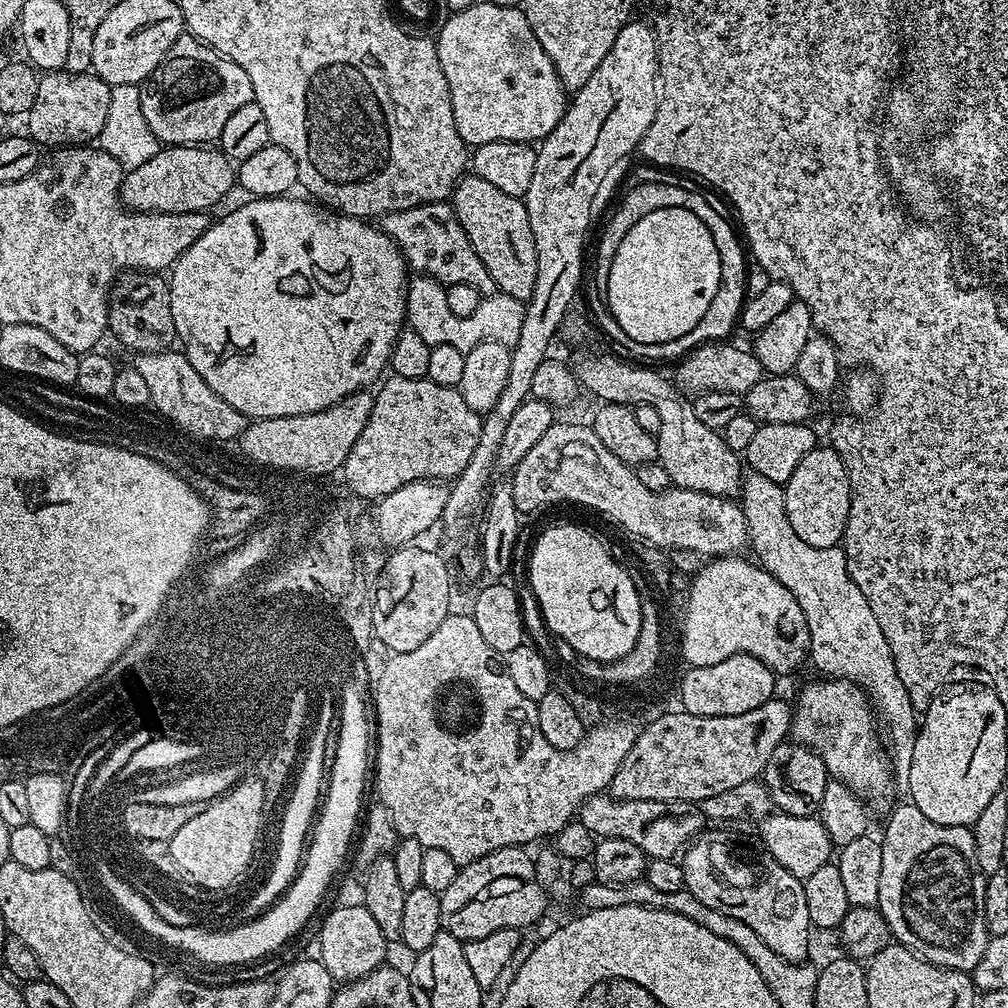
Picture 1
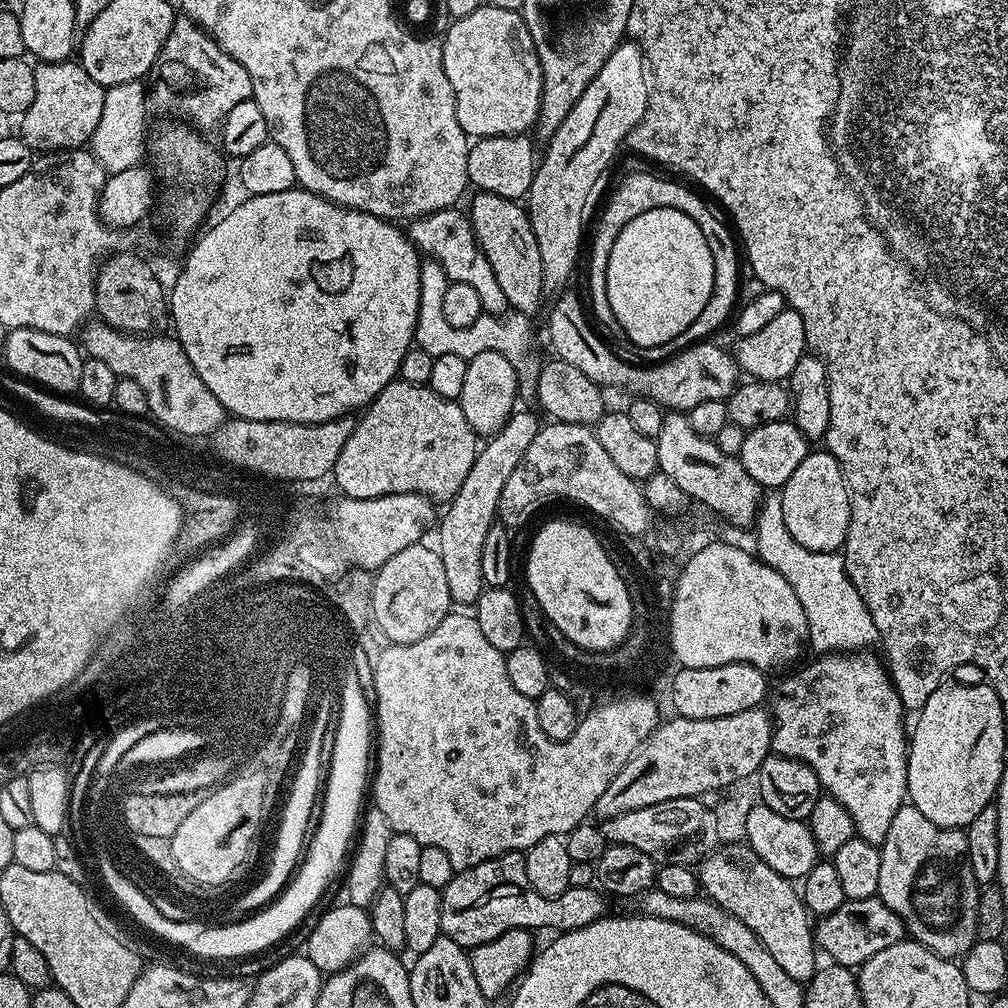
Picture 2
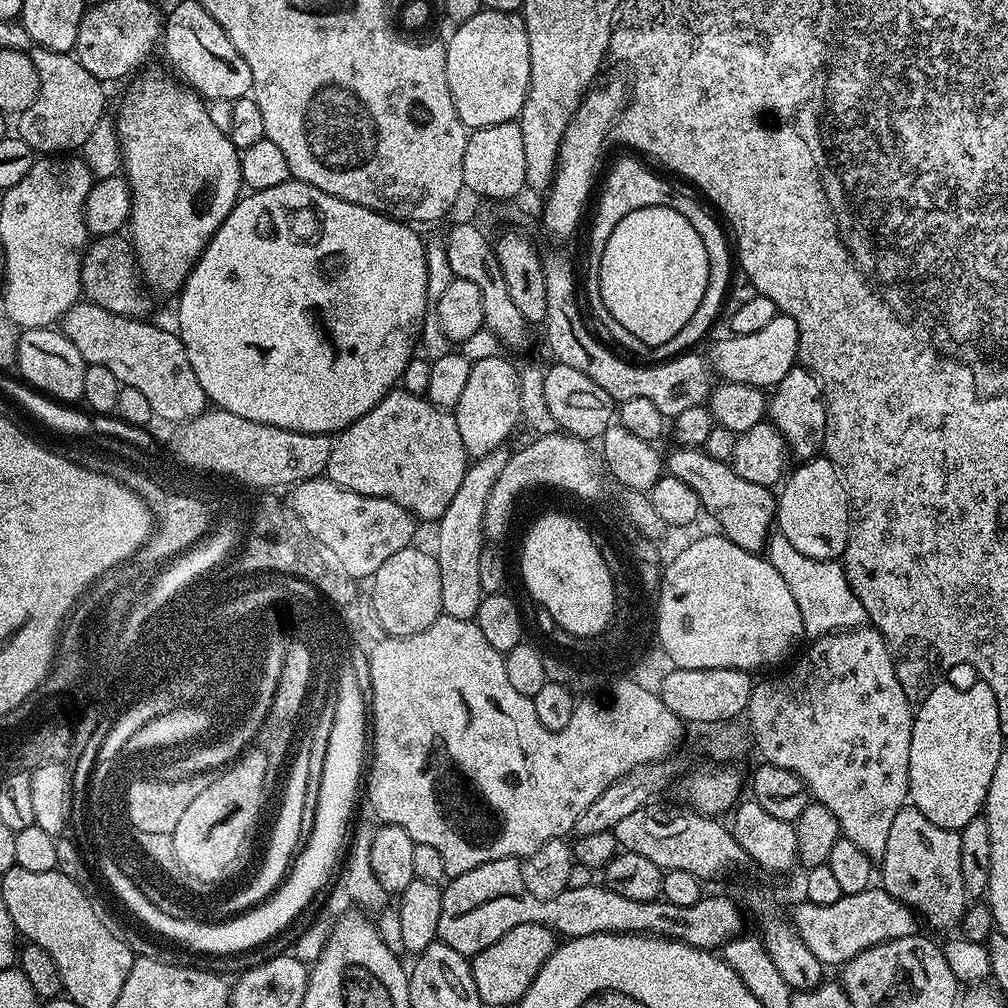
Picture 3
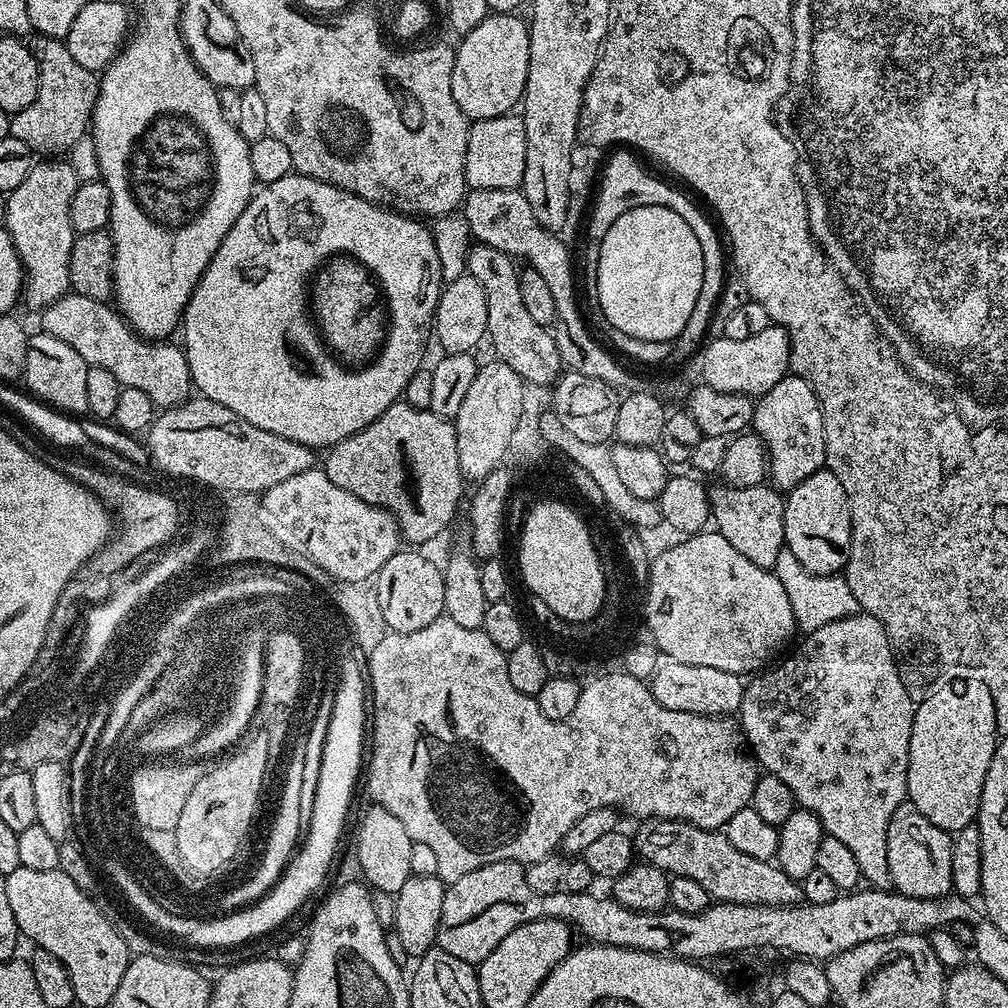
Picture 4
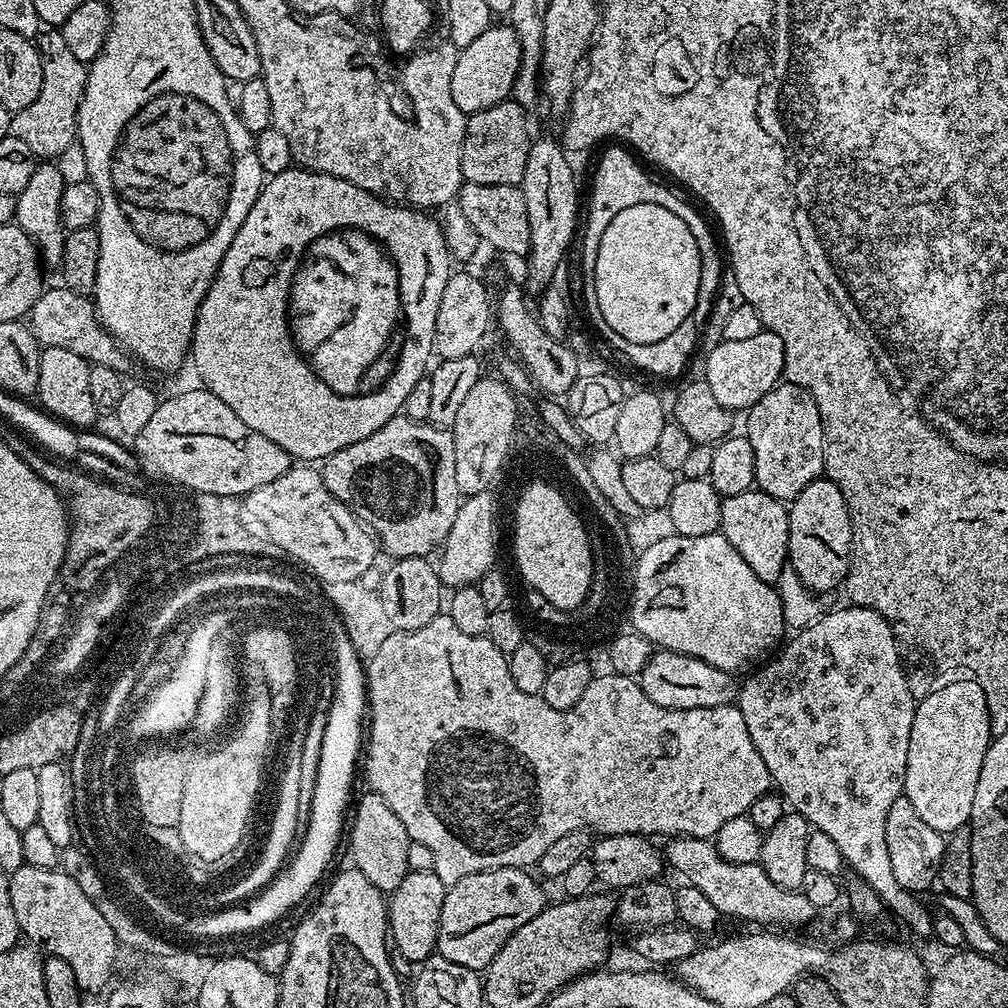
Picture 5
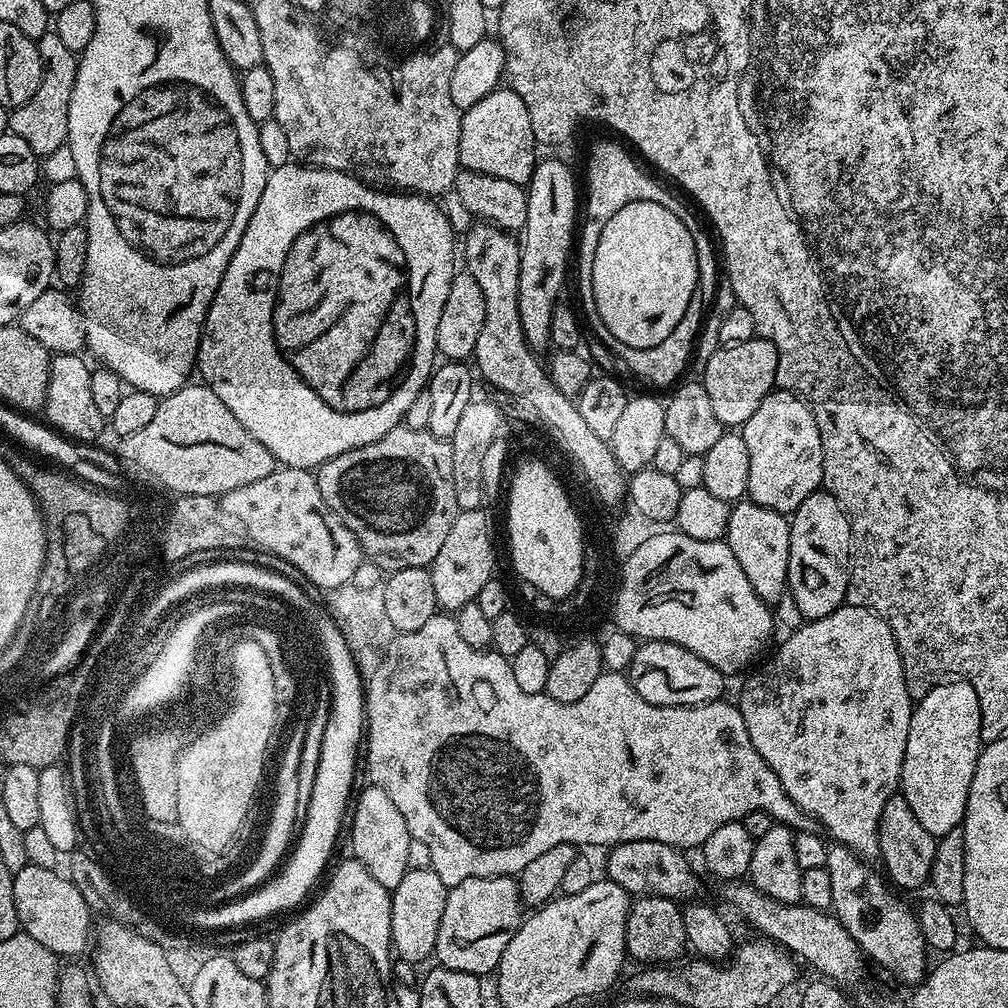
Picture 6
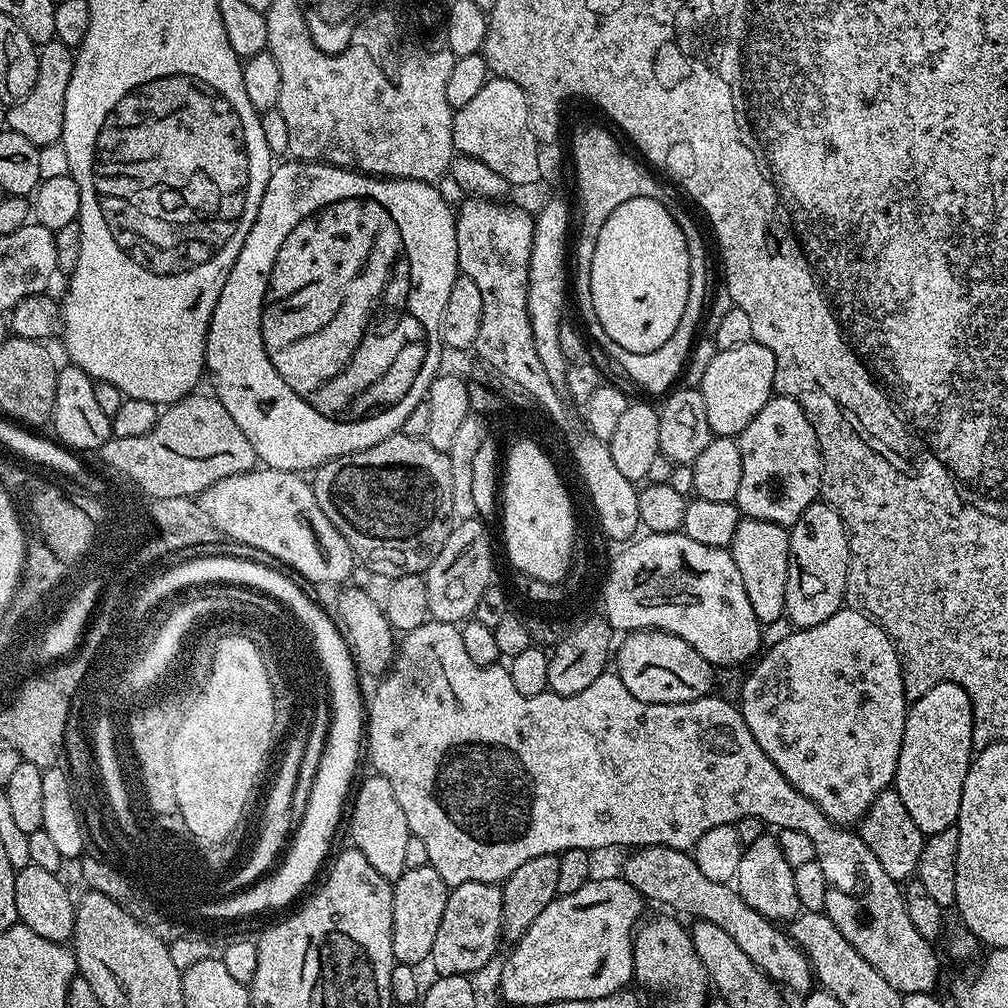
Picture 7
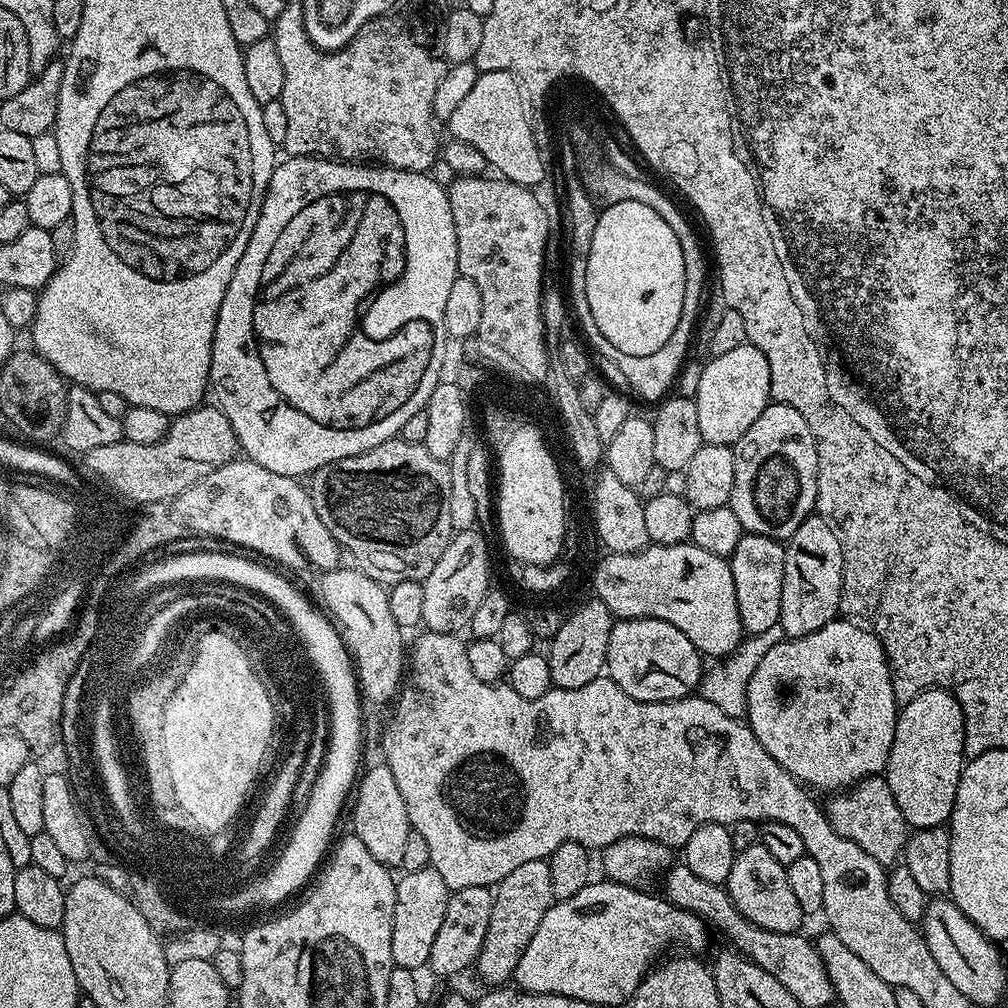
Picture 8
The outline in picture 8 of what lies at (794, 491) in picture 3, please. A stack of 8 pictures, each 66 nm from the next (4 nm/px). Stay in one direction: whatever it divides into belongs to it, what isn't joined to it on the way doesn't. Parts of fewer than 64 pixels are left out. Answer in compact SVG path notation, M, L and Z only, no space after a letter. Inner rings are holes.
M819 514L807 516L784 544L784 577L782 578L782 614L779 624L785 637L814 634L840 612L840 596L844 593L844 548L840 544L840 533Z

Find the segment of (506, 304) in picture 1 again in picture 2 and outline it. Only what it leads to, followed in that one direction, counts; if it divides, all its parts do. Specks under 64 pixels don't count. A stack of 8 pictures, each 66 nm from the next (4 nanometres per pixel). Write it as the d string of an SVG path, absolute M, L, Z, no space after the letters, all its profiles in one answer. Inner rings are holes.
M428 262L420 265L420 297L418 298L418 322L416 323L415 347L426 350L426 354L438 357L442 354L458 354L458 358L472 360L478 354L497 352L516 365L518 376L518 392L521 397L535 397L538 386L540 364L537 361L524 360L532 348L532 323L522 313L509 310L503 314L485 314L474 322L474 326L459 328L450 326L442 314L442 294L446 294L449 281L442 278L439 271L432 272L433 265ZM429 264L429 265L428 265ZM441 279L441 280L440 280Z

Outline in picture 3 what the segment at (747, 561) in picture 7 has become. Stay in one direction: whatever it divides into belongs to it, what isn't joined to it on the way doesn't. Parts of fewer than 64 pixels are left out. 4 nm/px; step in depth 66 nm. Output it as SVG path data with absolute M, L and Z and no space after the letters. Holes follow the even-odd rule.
M676 446L672 453L667 453L666 472L674 478L682 478L682 482L686 482L686 486L698 494L701 509L716 519L716 528L730 542L748 552L760 554L765 551L776 519L777 497L772 488L758 486L758 482L746 482L746 478L738 478L731 463L718 462L698 448Z

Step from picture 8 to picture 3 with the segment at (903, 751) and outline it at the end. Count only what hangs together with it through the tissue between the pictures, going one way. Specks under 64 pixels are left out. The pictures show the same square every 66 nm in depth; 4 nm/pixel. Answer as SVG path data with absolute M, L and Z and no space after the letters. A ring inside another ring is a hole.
M975 682L969 688L959 688L956 684L948 683L936 684L926 699L919 701L912 717L908 795L914 807L926 814L930 822L959 830L984 811L986 794L990 790L990 782L994 782L998 758L1006 746L1006 733L1000 729L998 702L989 684Z

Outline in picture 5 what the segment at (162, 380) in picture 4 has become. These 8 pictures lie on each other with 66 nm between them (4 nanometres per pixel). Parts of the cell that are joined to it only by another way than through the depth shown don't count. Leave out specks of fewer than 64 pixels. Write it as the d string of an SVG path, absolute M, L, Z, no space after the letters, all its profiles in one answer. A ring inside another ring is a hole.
M45 287L34 302L30 313L30 327L36 335L36 343L44 348L61 348L78 354L78 358L88 361L89 365L110 366L110 370L127 373L130 356L118 343L115 336L100 323L96 305L91 299L66 287Z

